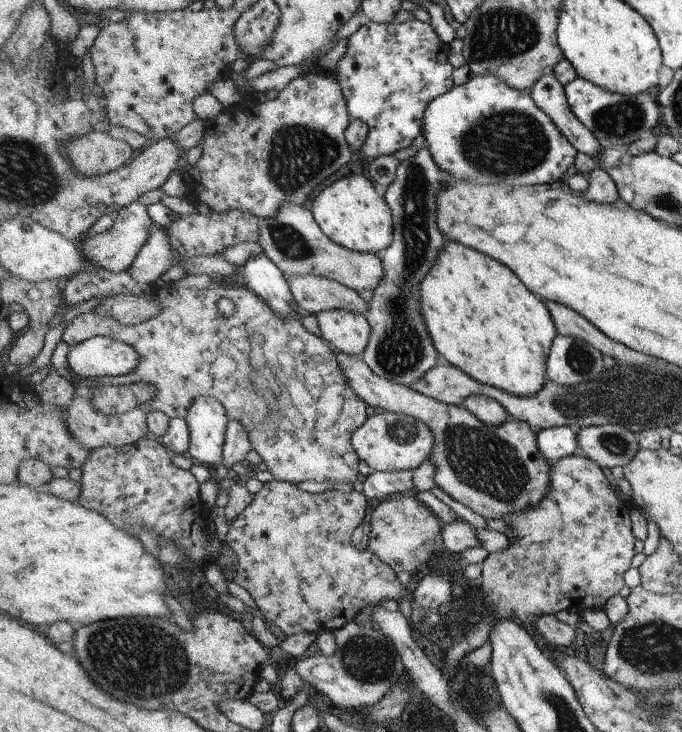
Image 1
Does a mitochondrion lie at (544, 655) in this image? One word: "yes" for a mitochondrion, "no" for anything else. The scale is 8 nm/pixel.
no

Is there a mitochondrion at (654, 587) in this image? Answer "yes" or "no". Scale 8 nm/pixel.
no

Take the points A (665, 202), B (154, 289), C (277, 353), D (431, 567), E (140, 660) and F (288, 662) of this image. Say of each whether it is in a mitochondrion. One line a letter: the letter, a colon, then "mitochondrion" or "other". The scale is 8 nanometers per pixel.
A: mitochondrion
B: other
C: mitochondrion
D: other
E: mitochondrion
F: other

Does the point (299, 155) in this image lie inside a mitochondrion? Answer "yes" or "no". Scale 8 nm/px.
yes

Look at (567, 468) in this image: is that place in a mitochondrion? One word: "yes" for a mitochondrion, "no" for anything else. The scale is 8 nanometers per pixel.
no

